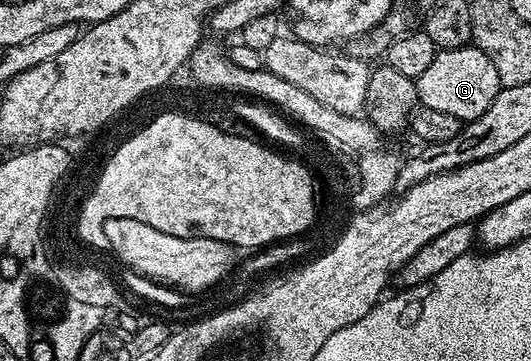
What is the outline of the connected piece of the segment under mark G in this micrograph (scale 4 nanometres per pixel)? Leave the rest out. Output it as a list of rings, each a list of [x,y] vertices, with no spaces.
[[[473,43],[455,49],[439,49],[436,59],[432,59],[424,75],[416,80],[421,107],[433,107],[435,111],[456,115],[456,119],[463,123],[475,121],[484,115],[502,88],[500,75],[496,75],[496,63],[492,63],[492,59],[488,59],[488,55],[484,55],[484,51],[480,51]]]

